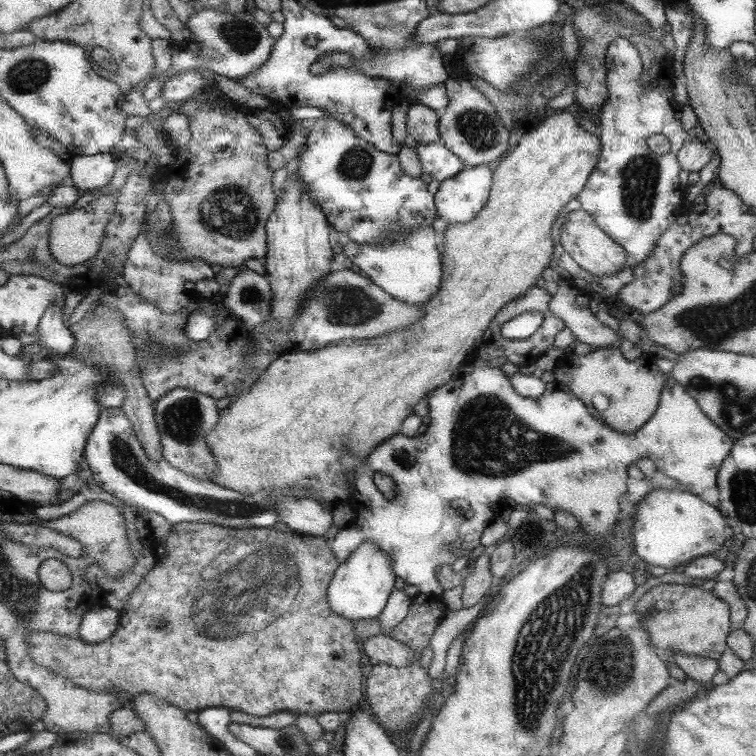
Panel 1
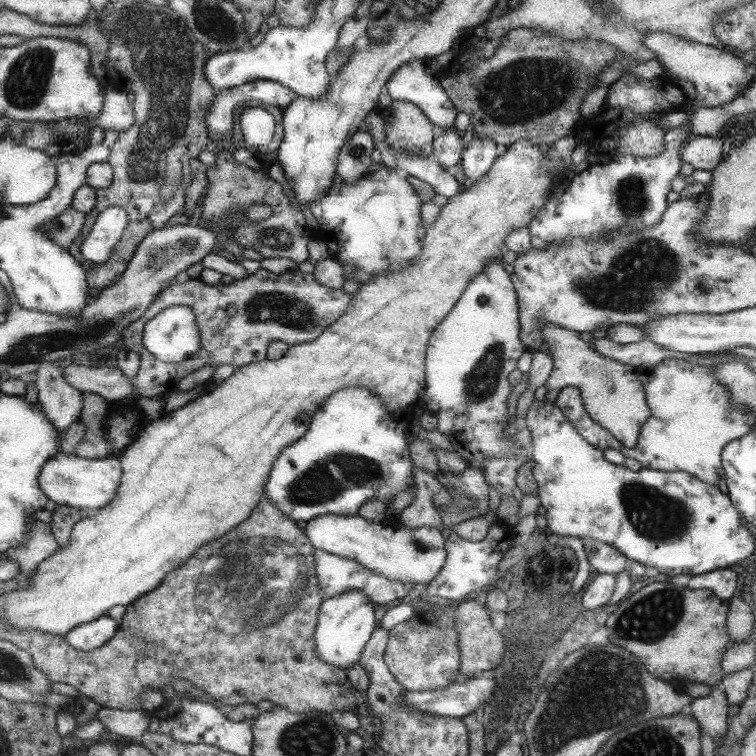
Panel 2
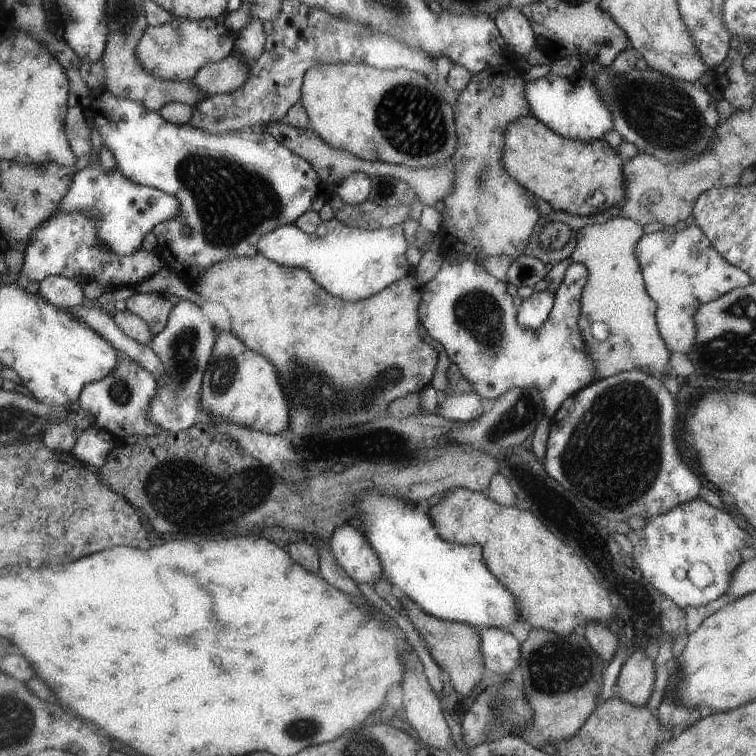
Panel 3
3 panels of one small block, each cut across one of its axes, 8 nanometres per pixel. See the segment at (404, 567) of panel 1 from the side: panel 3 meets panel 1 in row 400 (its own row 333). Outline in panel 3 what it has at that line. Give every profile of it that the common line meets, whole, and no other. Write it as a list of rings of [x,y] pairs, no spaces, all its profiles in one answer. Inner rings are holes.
[[[695,224],[678,232],[655,231],[641,235],[635,256],[643,272],[647,293],[656,301],[656,327],[672,355],[685,355],[692,350],[697,307],[734,288],[753,283],[748,273],[729,264],[713,248],[712,241]],[[444,258],[439,270],[425,284],[420,294],[418,316],[419,322],[431,340],[439,343],[446,352],[451,363],[456,364],[472,388],[480,398],[496,399],[510,388],[536,387],[542,396],[544,414],[550,419],[555,418],[556,410],[571,393],[593,382],[597,366],[588,355],[587,345],[584,344],[583,333],[578,329],[580,313],[580,294],[588,280],[585,265],[573,263],[565,271],[563,282],[556,288],[555,303],[552,304],[551,314],[544,320],[543,326],[536,332],[525,330],[515,322],[515,304],[507,294],[503,282],[495,280],[477,261],[469,258]]]

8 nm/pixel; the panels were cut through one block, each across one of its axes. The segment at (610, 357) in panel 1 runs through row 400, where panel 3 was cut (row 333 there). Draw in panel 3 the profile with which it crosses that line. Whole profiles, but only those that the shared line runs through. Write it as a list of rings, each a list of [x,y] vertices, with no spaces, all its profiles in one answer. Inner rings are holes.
[[[625,217],[582,226],[575,232],[572,253],[552,265],[544,276],[546,289],[553,293],[563,282],[565,271],[571,264],[581,263],[588,271],[588,280],[580,294],[578,329],[583,333],[588,355],[597,366],[593,381],[630,370],[662,376],[668,374],[668,360],[674,356],[656,327],[656,301],[647,293],[643,272],[635,256],[636,244],[641,235],[642,226]],[[593,322],[607,326],[607,336],[603,340],[591,334]]]

